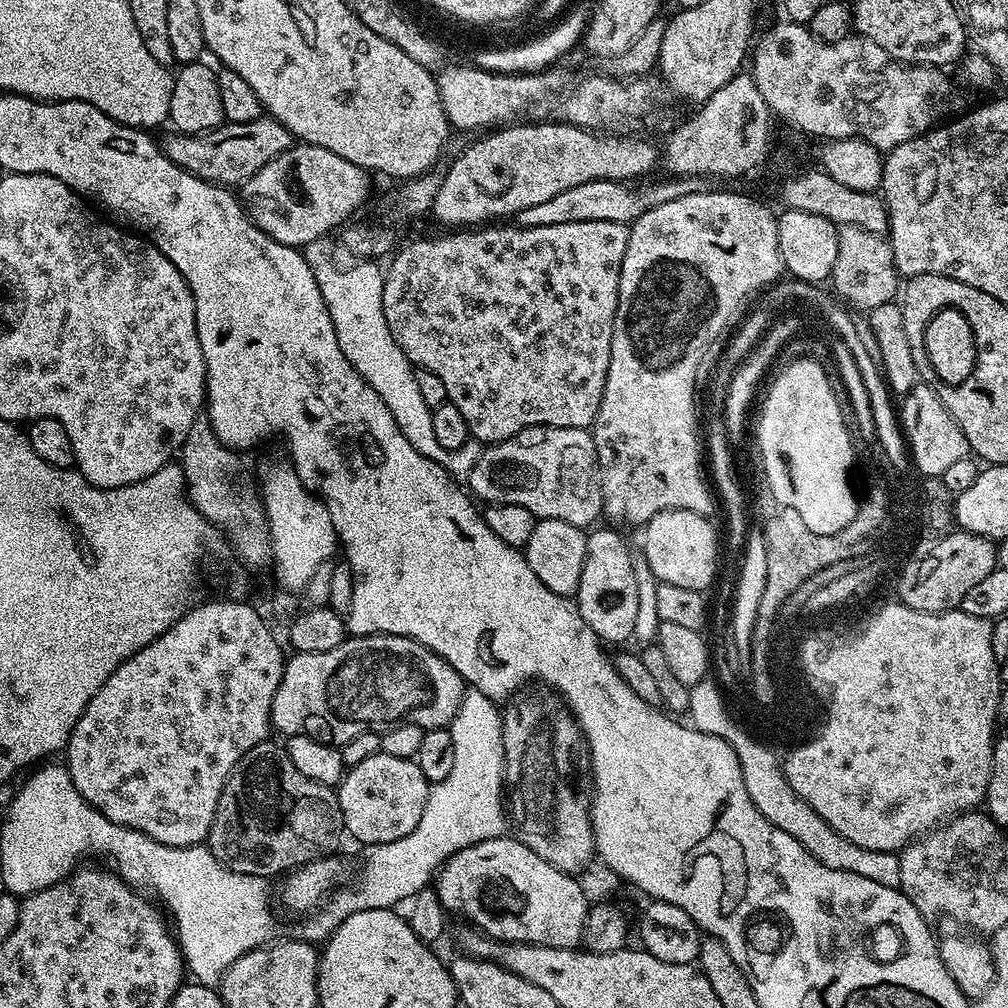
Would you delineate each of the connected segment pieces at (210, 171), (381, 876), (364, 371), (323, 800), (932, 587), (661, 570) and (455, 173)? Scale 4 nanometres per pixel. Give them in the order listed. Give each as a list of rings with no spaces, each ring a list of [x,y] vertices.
[[[265,114],[254,122],[227,122],[199,136],[171,134],[162,140],[164,153],[182,170],[202,178],[207,184],[221,186],[239,186],[249,180],[266,162],[278,158],[287,148],[293,147],[294,137],[282,126]]]
[[[475,690],[465,691],[458,712],[447,727],[450,738],[454,738],[454,766],[447,778],[429,787],[426,810],[422,810],[418,826],[414,826],[406,838],[367,845],[363,849],[364,861],[360,864],[360,873],[352,888],[337,888],[319,910],[305,915],[301,919],[305,920],[300,924],[299,939],[323,942],[342,921],[350,918],[350,914],[371,908],[392,908],[399,900],[411,901],[413,894],[433,883],[442,865],[458,854],[458,850],[505,835],[501,715],[497,701]]]
[[[348,258],[346,270],[332,272],[322,282],[318,282],[318,290],[322,290],[326,310],[330,310],[330,318],[338,334],[338,346],[342,346],[342,354],[350,362],[350,366],[354,366],[360,377],[376,391],[378,398],[386,402],[402,434],[406,434],[406,442],[410,442],[410,446],[414,446],[418,454],[426,454],[426,458],[448,469],[453,476],[463,477],[478,462],[482,445],[479,440],[470,438],[464,443],[464,447],[451,452],[442,450],[442,446],[434,438],[432,409],[426,406],[426,401],[418,390],[416,368],[398,346],[394,334],[390,334],[390,326],[386,326],[386,314],[382,310],[384,272],[376,264],[379,263],[375,259]]]
[[[265,742],[254,746],[250,750],[246,750],[246,754],[242,754],[240,761],[234,766],[234,770],[226,778],[222,794],[218,798],[218,806],[214,810],[214,822],[208,831],[208,839],[206,847],[212,851],[214,858],[226,866],[230,870],[234,870],[238,874],[250,874],[251,876],[262,876],[265,878],[279,877],[281,874],[287,874],[297,868],[303,868],[305,864],[309,864],[312,860],[321,860],[322,857],[329,855],[333,851],[332,848],[336,844],[336,839],[342,836],[342,821],[340,818],[340,797],[335,787],[323,784],[322,782],[314,782],[310,778],[306,778],[306,774],[302,774],[295,768],[294,762],[290,762],[287,751],[283,747],[280,748],[273,742]]]
[[[952,530],[948,536],[942,538],[942,542],[930,546],[915,559],[908,569],[907,577],[898,585],[899,603],[907,608],[913,608],[919,612],[950,612],[959,609],[962,598],[977,582],[982,582],[986,574],[997,568],[997,545],[984,536],[973,536],[971,532]]]
[[[666,510],[662,514],[654,514],[654,518],[643,525],[642,555],[657,581],[686,586],[686,590],[708,590],[716,576],[716,555],[720,548],[722,552],[722,544],[716,541],[716,528],[712,522],[709,517],[690,510]]]
[[[516,122],[499,130],[489,131],[481,140],[476,140],[444,172],[444,181],[436,201],[431,206],[431,215],[436,215],[440,224],[454,226],[480,226],[485,222],[496,222],[499,216],[515,217],[517,212],[538,202],[547,202],[554,194],[570,190],[570,186],[582,186],[582,182],[595,180],[618,180],[636,182],[655,164],[658,164],[658,148],[644,138],[621,138],[616,134],[597,134],[587,128],[559,122]]]

